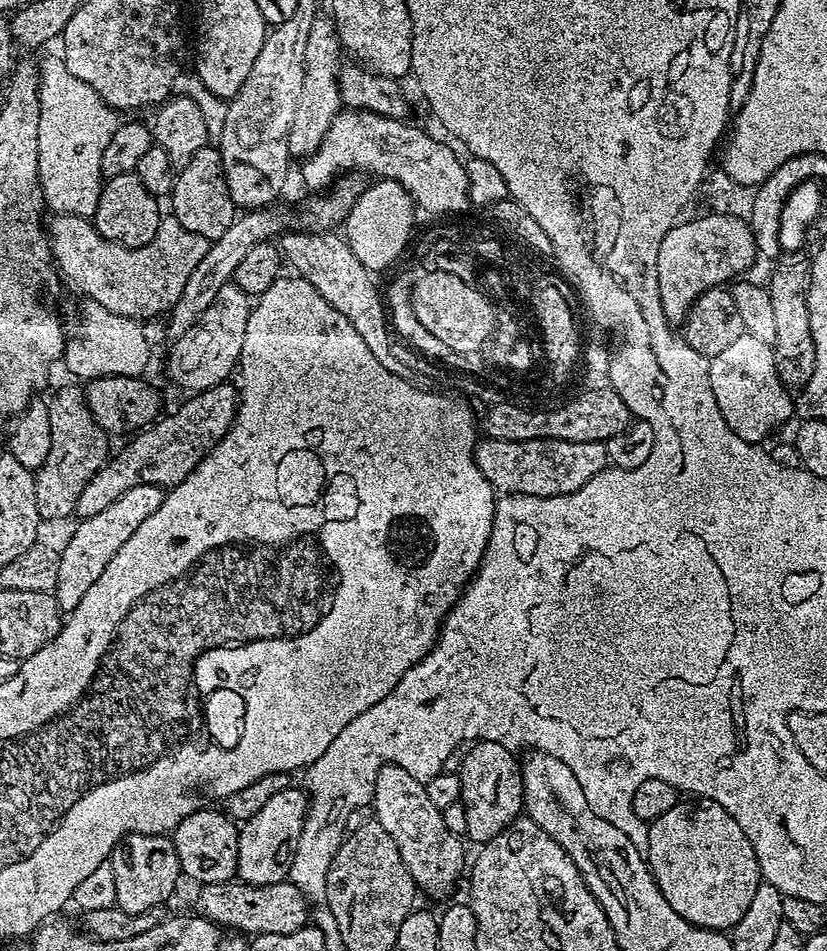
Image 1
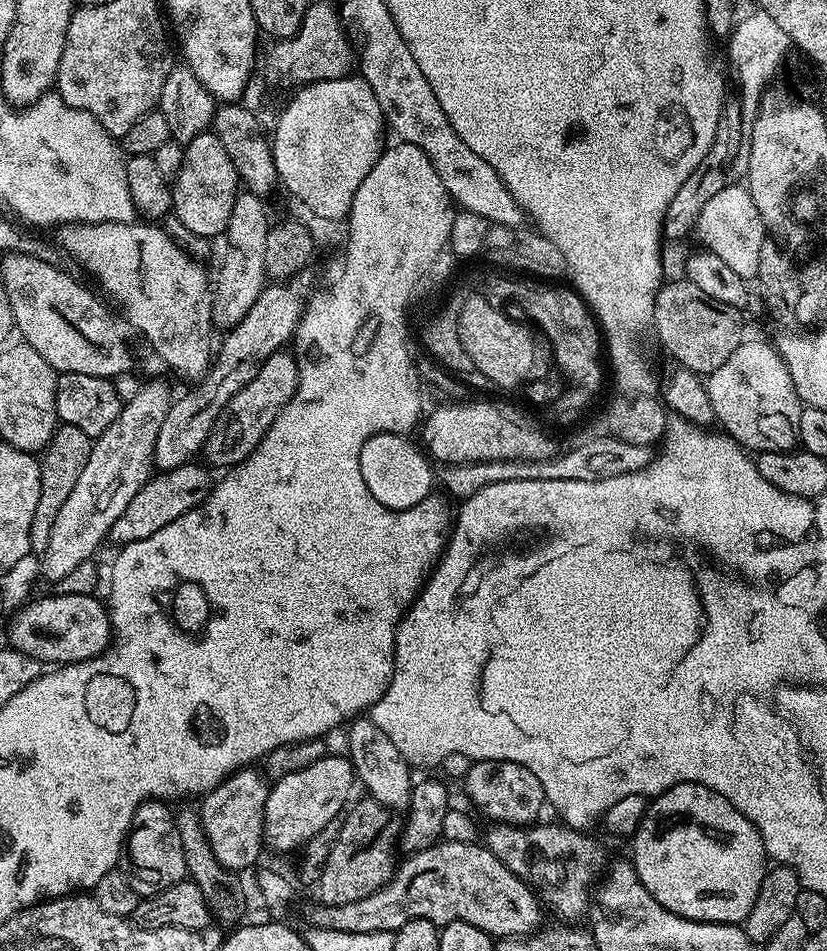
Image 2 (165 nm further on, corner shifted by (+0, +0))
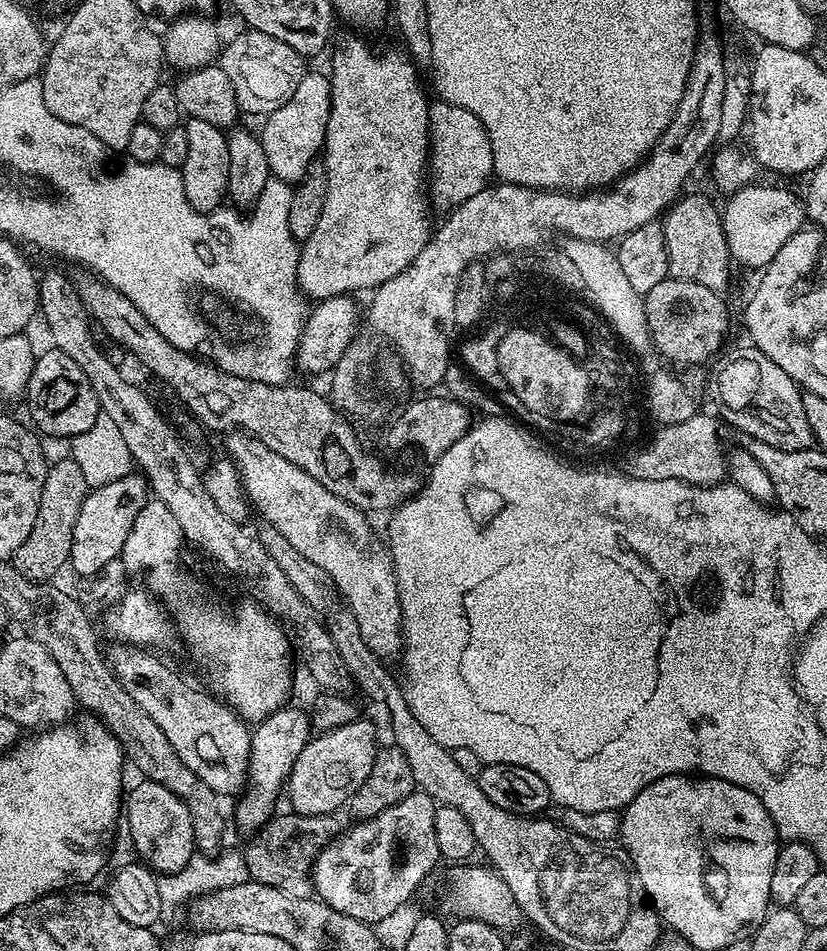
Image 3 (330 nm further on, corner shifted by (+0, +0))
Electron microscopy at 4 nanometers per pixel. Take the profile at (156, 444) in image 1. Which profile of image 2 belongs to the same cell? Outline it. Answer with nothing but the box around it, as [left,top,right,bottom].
[202,350,299,470]

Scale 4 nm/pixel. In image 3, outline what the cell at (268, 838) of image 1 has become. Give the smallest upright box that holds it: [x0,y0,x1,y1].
[286,718,377,816]

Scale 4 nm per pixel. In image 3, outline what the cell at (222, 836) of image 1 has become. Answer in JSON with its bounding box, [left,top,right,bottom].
[235,707,313,834]

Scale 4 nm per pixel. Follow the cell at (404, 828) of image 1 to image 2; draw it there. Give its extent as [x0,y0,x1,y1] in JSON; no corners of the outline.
[346,718,414,810]

